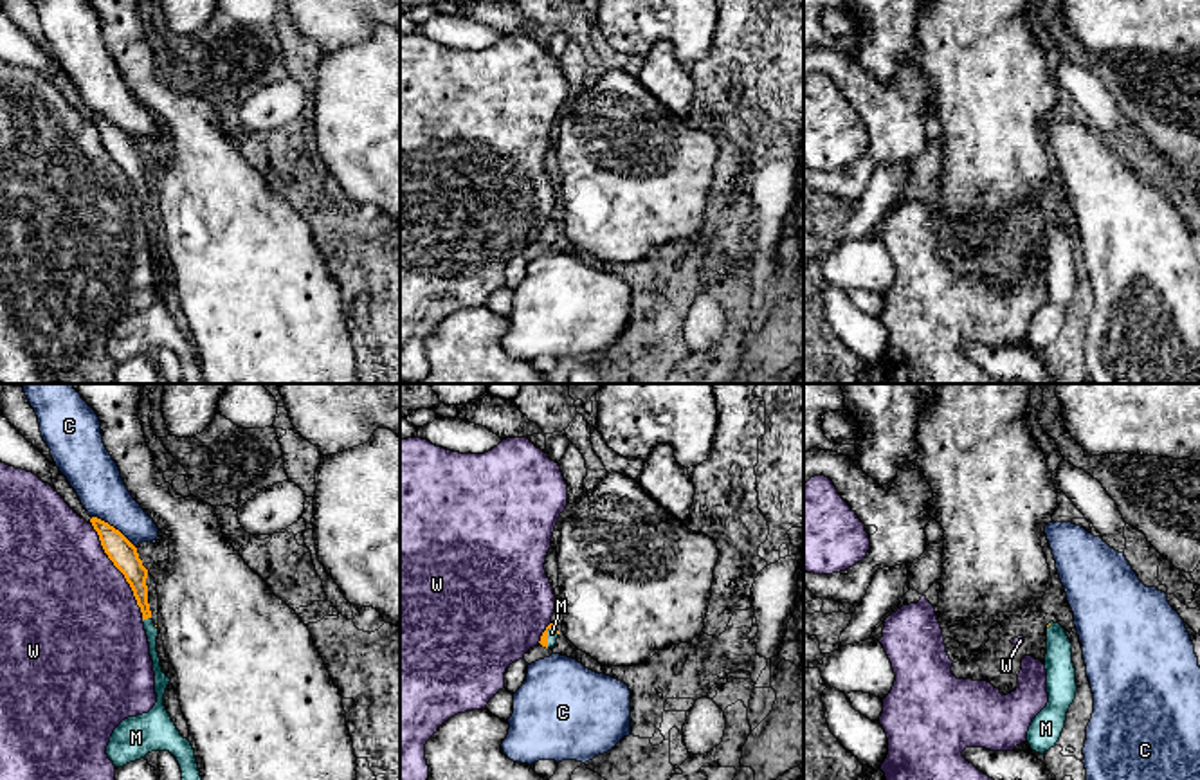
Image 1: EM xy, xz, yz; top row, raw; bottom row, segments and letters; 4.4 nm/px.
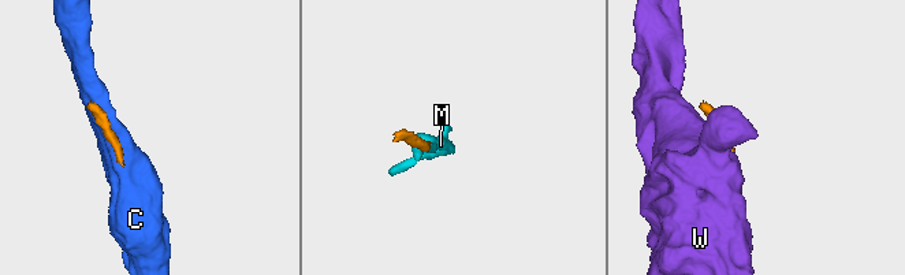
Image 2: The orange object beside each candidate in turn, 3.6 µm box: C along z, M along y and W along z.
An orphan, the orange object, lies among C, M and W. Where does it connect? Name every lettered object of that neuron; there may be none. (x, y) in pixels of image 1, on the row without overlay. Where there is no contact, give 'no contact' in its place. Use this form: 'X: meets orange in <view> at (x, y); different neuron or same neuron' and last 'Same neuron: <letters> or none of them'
C: meets orange in xy at (112, 123); different neuron
M: meets orange in xy at (146, 215); same neuron
W: meets orange in xy at (119, 166); different neuron
Same neuron: M

